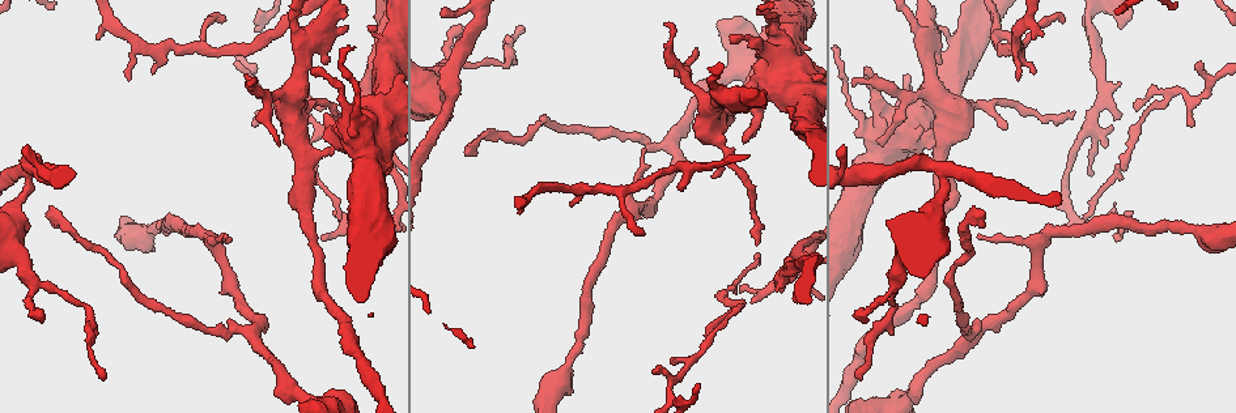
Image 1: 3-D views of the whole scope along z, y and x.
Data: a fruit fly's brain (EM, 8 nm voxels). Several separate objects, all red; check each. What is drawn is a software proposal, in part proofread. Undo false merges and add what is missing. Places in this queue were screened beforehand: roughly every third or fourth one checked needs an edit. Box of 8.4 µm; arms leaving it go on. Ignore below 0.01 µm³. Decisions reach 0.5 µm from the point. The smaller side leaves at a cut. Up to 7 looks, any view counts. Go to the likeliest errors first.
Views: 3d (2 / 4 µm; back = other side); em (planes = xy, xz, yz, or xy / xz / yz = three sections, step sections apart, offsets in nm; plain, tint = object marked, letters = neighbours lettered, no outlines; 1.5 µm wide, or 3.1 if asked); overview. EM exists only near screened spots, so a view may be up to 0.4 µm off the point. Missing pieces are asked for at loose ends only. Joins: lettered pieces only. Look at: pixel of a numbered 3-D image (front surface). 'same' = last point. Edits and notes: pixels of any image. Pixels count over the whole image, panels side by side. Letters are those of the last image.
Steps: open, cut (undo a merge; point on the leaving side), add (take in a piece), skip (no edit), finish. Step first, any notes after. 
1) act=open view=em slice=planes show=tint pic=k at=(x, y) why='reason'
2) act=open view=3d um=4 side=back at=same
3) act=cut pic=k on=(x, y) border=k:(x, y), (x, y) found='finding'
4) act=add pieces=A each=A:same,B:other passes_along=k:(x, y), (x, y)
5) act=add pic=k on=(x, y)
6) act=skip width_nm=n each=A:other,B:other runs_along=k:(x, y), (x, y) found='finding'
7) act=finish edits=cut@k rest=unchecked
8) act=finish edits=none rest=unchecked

act=open view=em slice=planes show=letters pic=1 at=(938, 62)

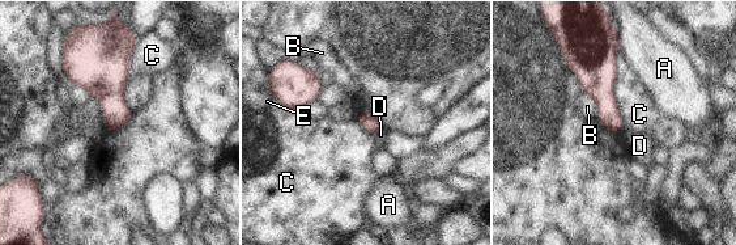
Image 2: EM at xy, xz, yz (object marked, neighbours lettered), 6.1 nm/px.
act=skip longest_contact=C:500nm each=A:other,B:other,C:other,D:other,E:other border=2:(615, 54), (618, 134) found='no lettered piece goes on from it'

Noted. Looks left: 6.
act=open view=3d um=2 pic=1 at=(447, 115) why='thick turns thin'

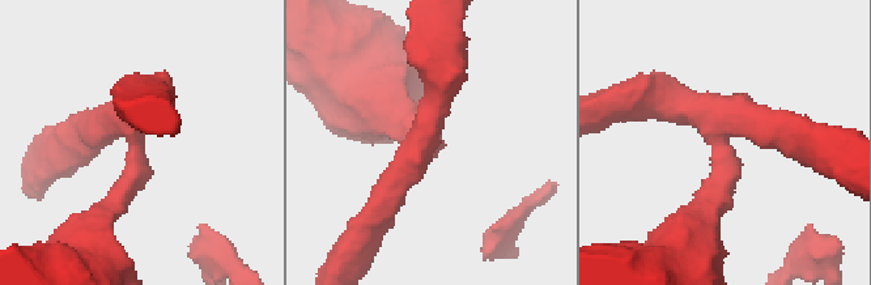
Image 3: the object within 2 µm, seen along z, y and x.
act=open view=em slice=planes show=tint pic=3 at=(425, 138) arms=3 arm_widths_nm=280,300,340

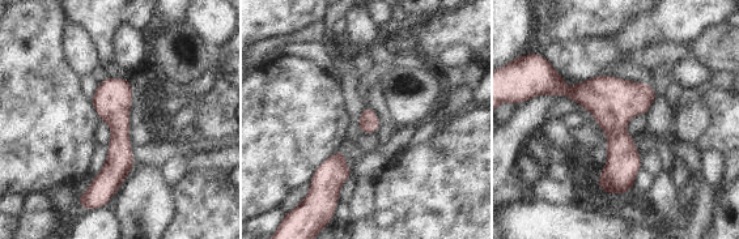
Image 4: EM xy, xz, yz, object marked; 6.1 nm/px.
act=open view=em slice=planes show=letters at=same

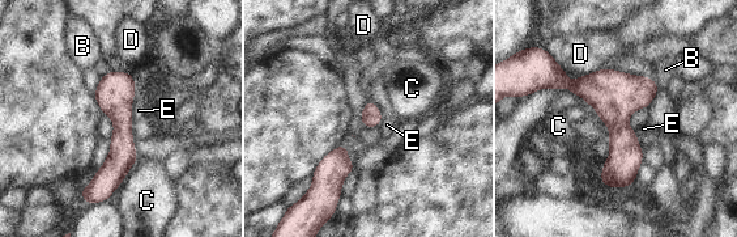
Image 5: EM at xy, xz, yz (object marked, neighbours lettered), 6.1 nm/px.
act=skip each=B:other,C:other,D:other,E:other runs_along=5:(553, 77), (616, 117), (627, 182) found='continuous, no second neuron'

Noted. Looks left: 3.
act=open view=3d um=2 side=back pic=1 at=(305, 222) why='thick turns thin'

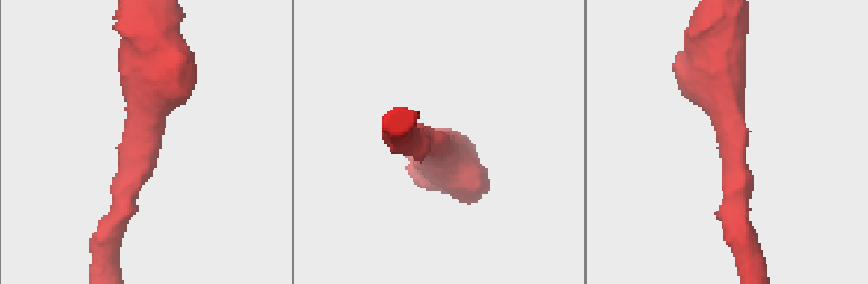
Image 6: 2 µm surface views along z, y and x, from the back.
act=open view=em slice=planes show=tint pic=6 at=(734, 139)

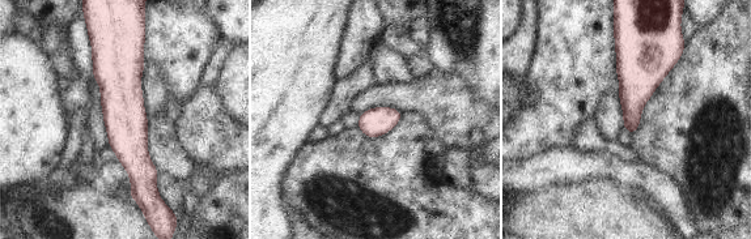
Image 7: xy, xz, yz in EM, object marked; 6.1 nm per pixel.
act=open view=em slice=planes show=letters at=same why='what lies round it'

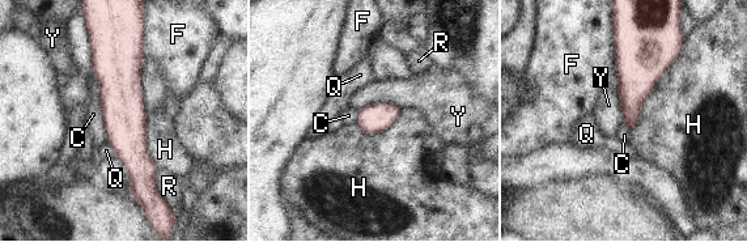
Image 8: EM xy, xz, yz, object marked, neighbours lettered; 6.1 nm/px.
act=skip longest_contact=H:650nm each=C:other,F:other,H:other,Q:other,R:other,Y:other border=8:(400, 107), (368, 103), (357, 111) found='all the same neuron'

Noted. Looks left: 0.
act=finish edits=none rest=unchecked

